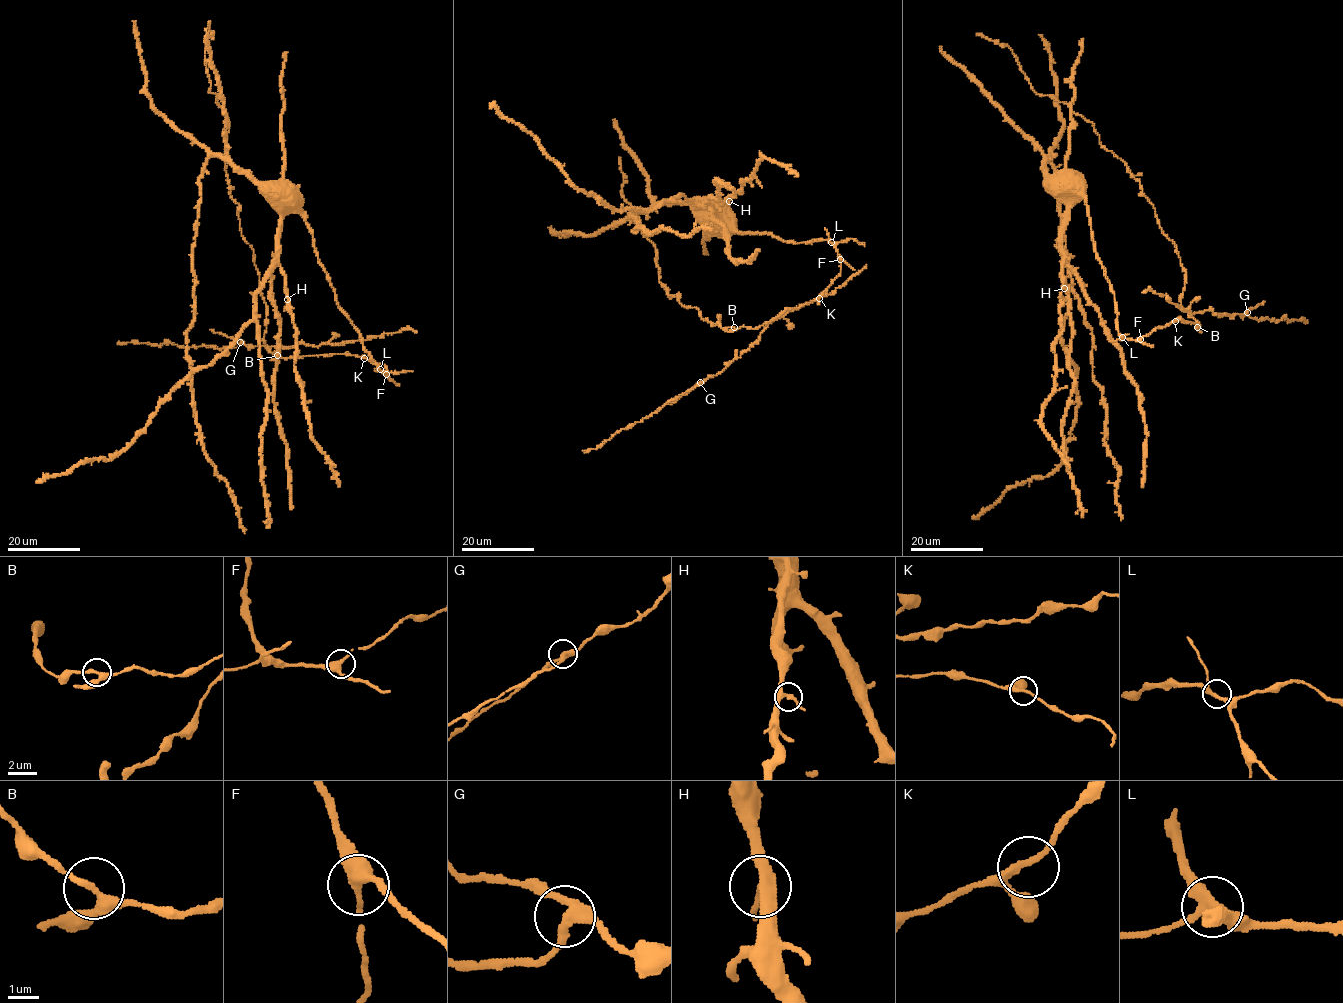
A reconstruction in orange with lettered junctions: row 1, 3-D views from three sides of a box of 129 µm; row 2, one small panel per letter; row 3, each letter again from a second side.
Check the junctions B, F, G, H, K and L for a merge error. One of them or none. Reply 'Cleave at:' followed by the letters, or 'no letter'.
Cleave at: no letter

